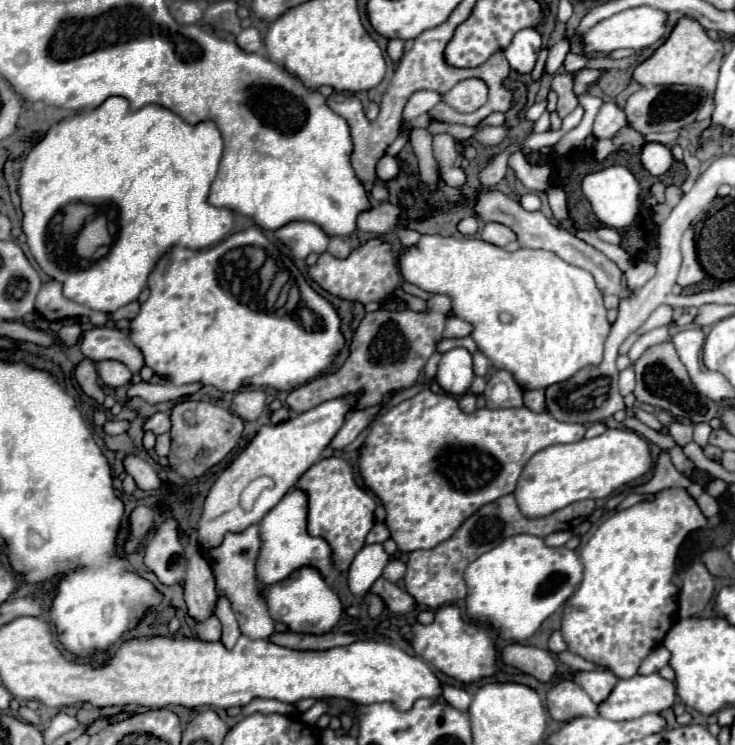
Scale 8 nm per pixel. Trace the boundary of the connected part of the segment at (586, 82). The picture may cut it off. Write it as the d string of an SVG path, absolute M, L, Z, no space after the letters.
M579 70L575 74L575 94L585 94L591 84L595 84L601 76L601 70Z

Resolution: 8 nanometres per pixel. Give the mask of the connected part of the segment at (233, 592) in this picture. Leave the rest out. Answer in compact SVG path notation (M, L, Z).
M249 526L245 532L239 534L227 534L223 544L219 548L213 548L205 552L205 556L213 564L215 572L215 582L217 582L217 592L221 596L227 596L231 602L231 608L239 620L239 628L245 636L257 640L257 638L269 638L275 632L275 622L271 620L267 612L267 604L263 602L257 580L255 580L255 560L261 548L259 540L259 526Z

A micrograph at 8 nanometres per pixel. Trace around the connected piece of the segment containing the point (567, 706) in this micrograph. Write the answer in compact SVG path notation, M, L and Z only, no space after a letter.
M561 680L547 690L547 710L559 722L569 722L577 716L597 716L597 706L573 680Z

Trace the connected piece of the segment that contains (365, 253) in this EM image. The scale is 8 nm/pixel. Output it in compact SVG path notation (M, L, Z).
M381 238L369 240L361 248L353 250L349 254L349 258L345 258L345 260L339 260L335 256L323 252L319 256L317 264L309 266L309 276L329 294L345 298L345 300L361 302L361 304L383 300L401 284L401 274L397 268L397 254Z

